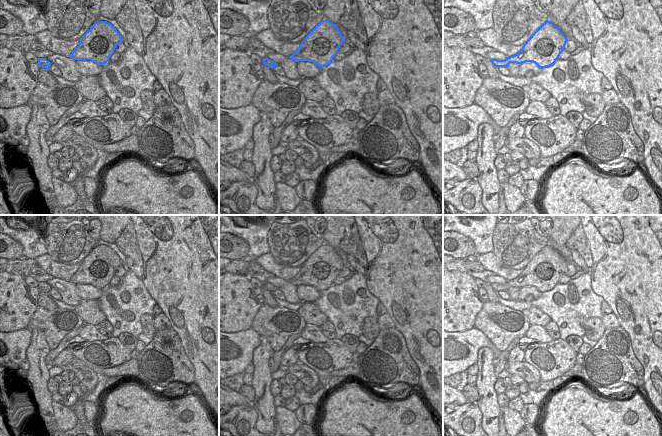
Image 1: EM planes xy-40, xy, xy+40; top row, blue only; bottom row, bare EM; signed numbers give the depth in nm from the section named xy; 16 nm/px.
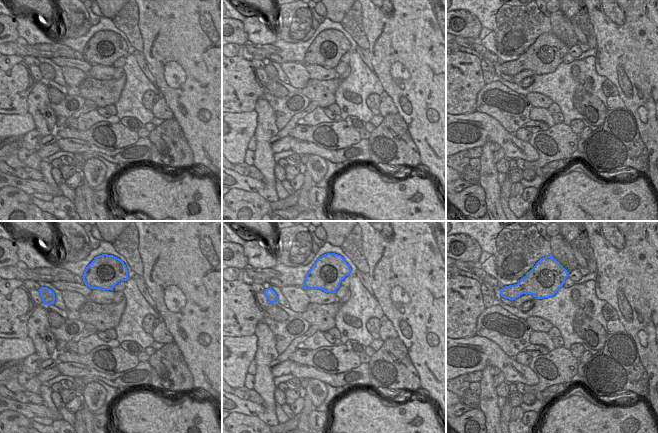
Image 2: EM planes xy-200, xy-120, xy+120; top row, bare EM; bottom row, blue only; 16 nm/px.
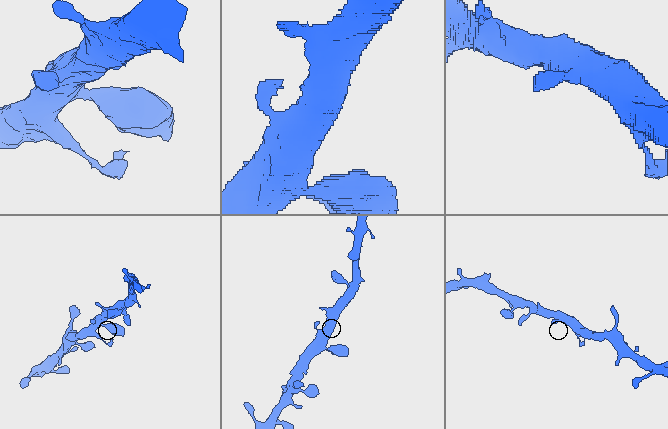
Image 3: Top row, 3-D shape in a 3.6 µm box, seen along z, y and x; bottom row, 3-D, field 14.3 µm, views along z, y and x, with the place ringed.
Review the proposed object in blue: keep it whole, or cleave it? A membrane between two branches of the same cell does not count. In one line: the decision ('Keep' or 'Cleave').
Keep.

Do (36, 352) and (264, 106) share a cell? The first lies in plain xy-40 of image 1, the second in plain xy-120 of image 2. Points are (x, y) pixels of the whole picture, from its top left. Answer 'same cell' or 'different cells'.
same cell

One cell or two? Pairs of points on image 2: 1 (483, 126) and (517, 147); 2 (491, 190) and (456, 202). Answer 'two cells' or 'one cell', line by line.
1: one cell
2: two cells

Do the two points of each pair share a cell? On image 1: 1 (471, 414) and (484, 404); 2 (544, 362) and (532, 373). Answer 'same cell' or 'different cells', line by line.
1: different cells
2: different cells

